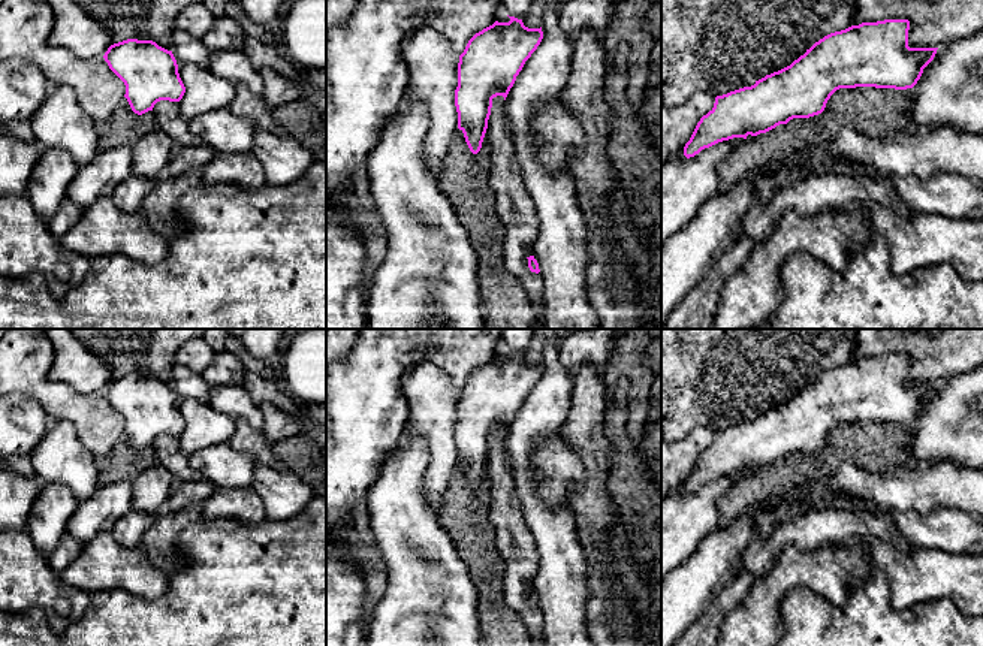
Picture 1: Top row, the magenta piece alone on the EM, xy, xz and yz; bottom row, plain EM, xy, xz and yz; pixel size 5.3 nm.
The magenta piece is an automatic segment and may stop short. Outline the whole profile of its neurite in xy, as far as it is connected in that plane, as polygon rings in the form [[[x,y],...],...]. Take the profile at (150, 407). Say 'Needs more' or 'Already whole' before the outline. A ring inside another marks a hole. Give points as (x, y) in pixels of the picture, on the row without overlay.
Already whole. [[[153,375],[114,378],[103,393],[124,417],[124,432],[138,450],[153,446],[160,435],[180,437],[186,428],[172,386]]]

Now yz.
Already whole. [[[908,354],[862,357],[830,368],[815,377],[790,401],[766,410],[751,422],[715,432],[714,443],[700,453],[684,482],[687,493],[702,484],[733,473],[747,474],[787,459],[793,453],[809,453],[824,446],[830,431],[839,423],[913,423],[923,404],[934,395],[938,383],[910,383]]]

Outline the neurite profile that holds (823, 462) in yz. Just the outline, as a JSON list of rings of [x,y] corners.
[[[856,422],[836,425],[821,449],[793,453],[787,459],[741,477],[718,501],[718,525],[726,528],[733,519],[775,495],[833,476],[844,462],[869,473],[884,473],[890,467],[917,467],[911,455],[914,425]]]

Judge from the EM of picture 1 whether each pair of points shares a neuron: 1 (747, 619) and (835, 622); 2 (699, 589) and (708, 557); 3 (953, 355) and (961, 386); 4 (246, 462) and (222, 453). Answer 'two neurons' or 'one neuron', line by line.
1: two neurons
2: one neuron
3: two neurons
4: one neuron

